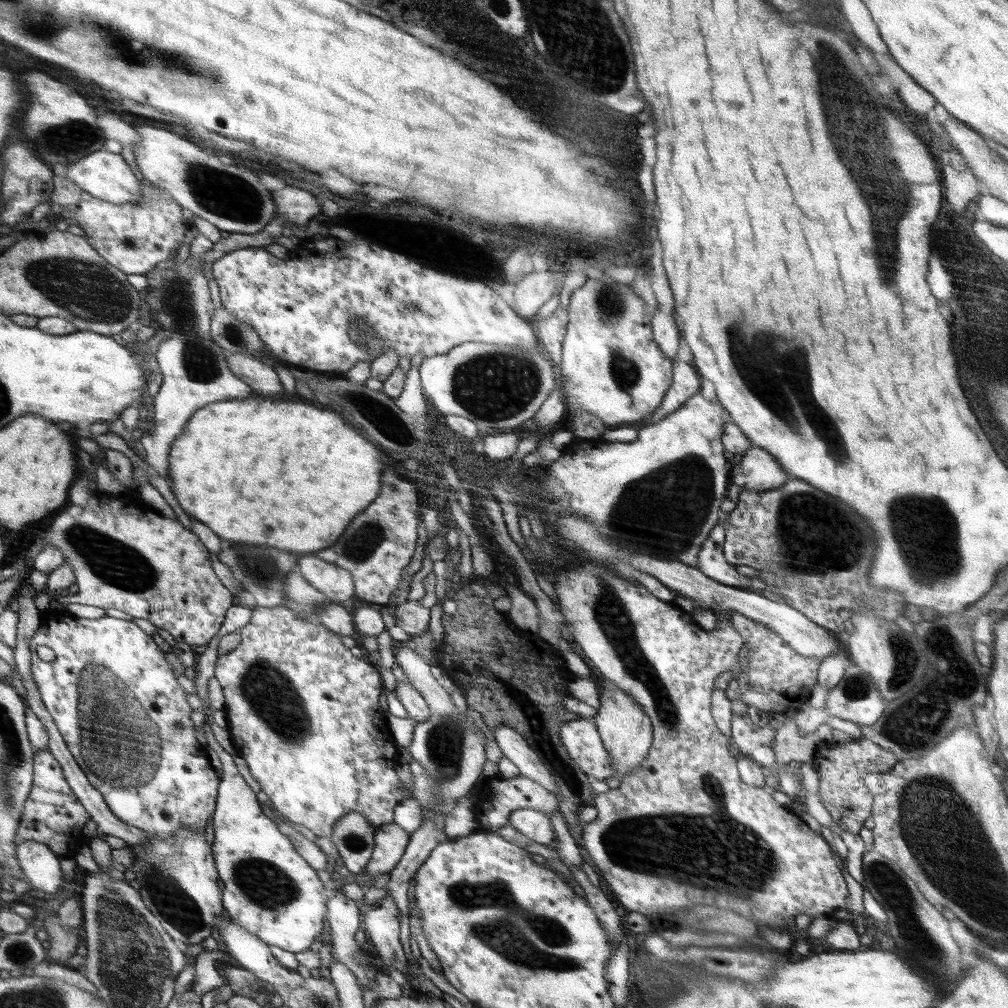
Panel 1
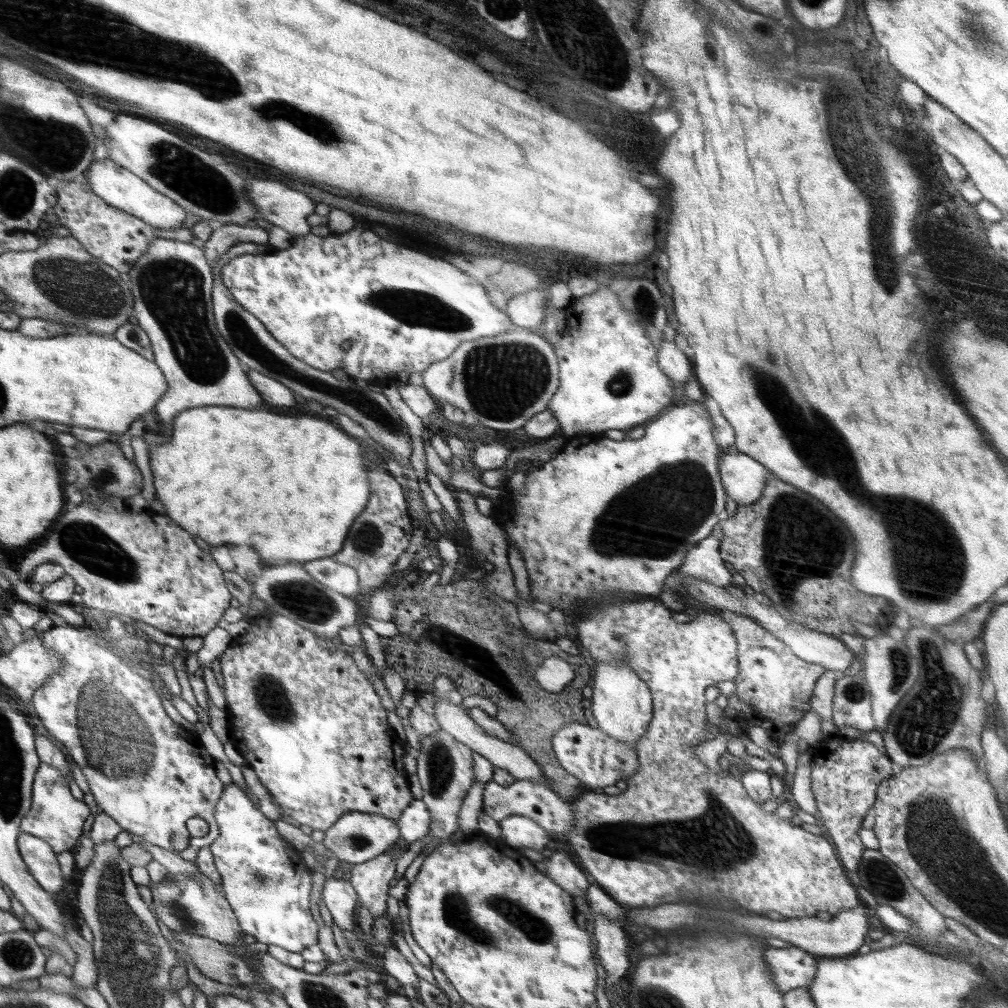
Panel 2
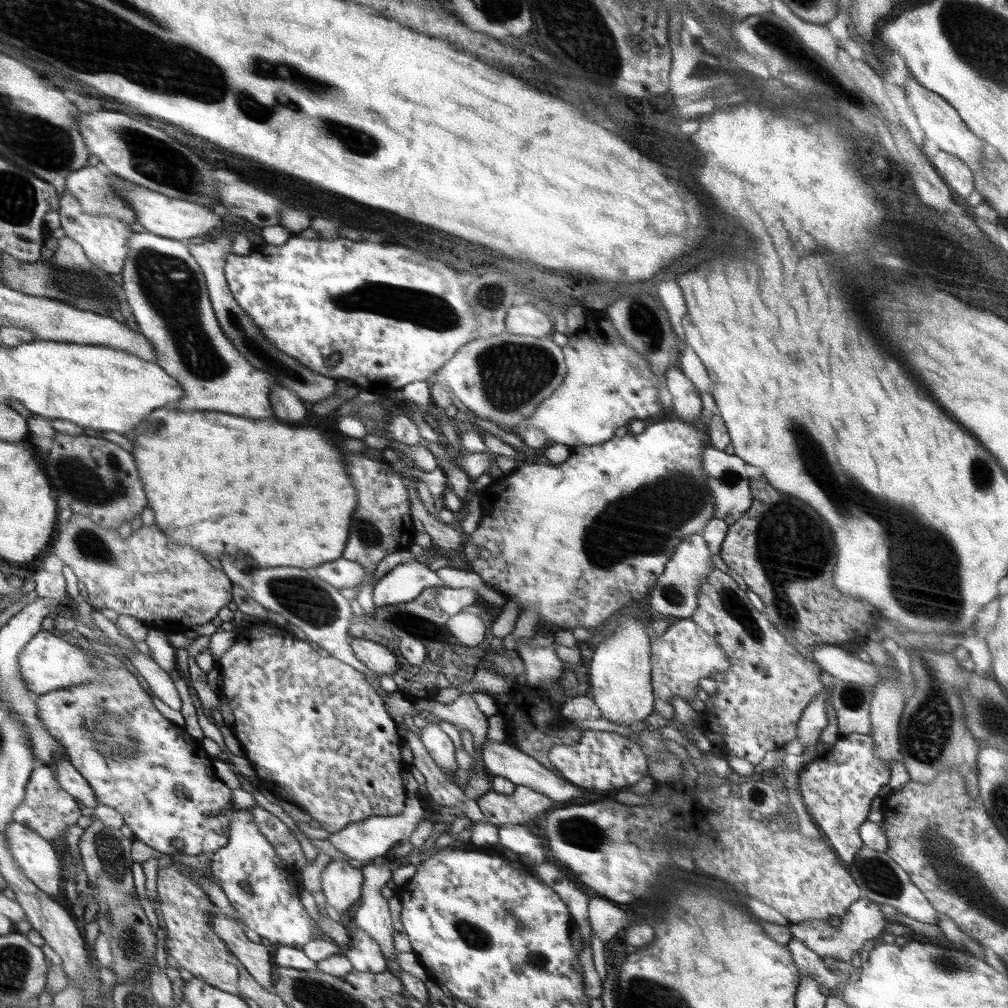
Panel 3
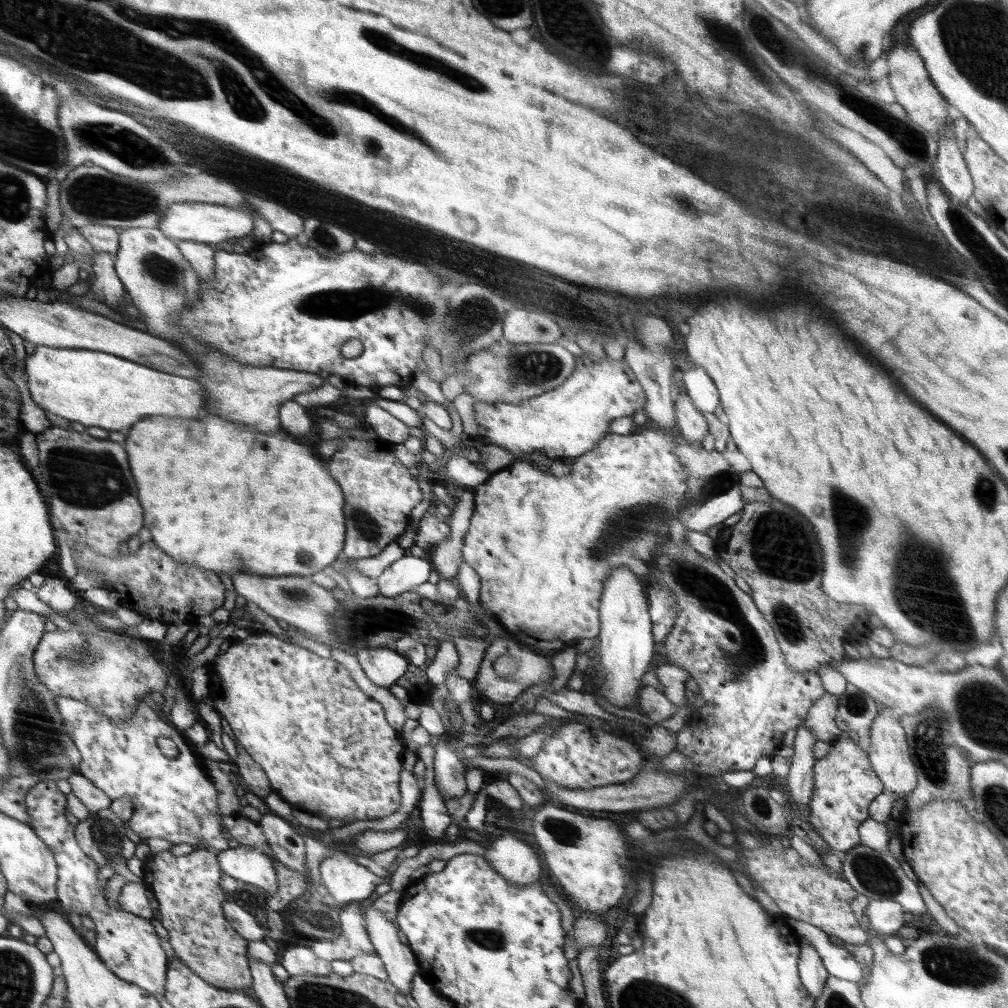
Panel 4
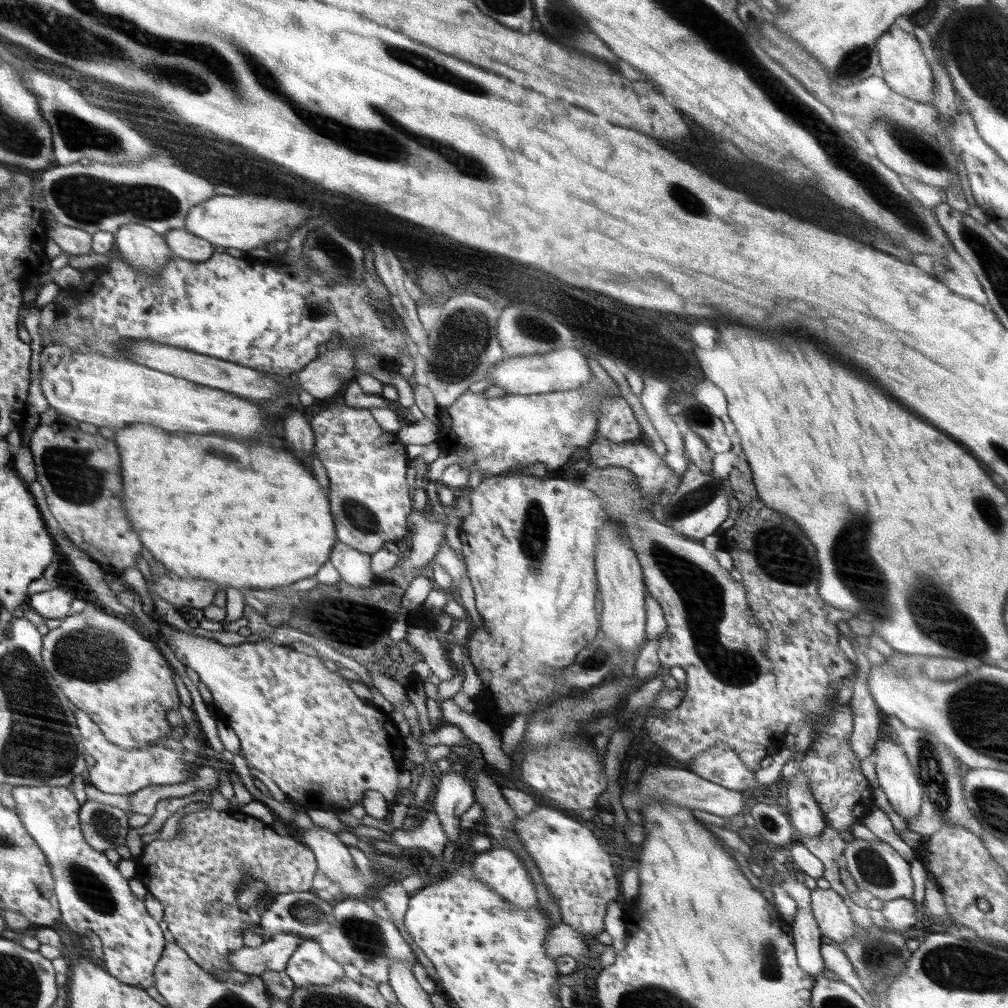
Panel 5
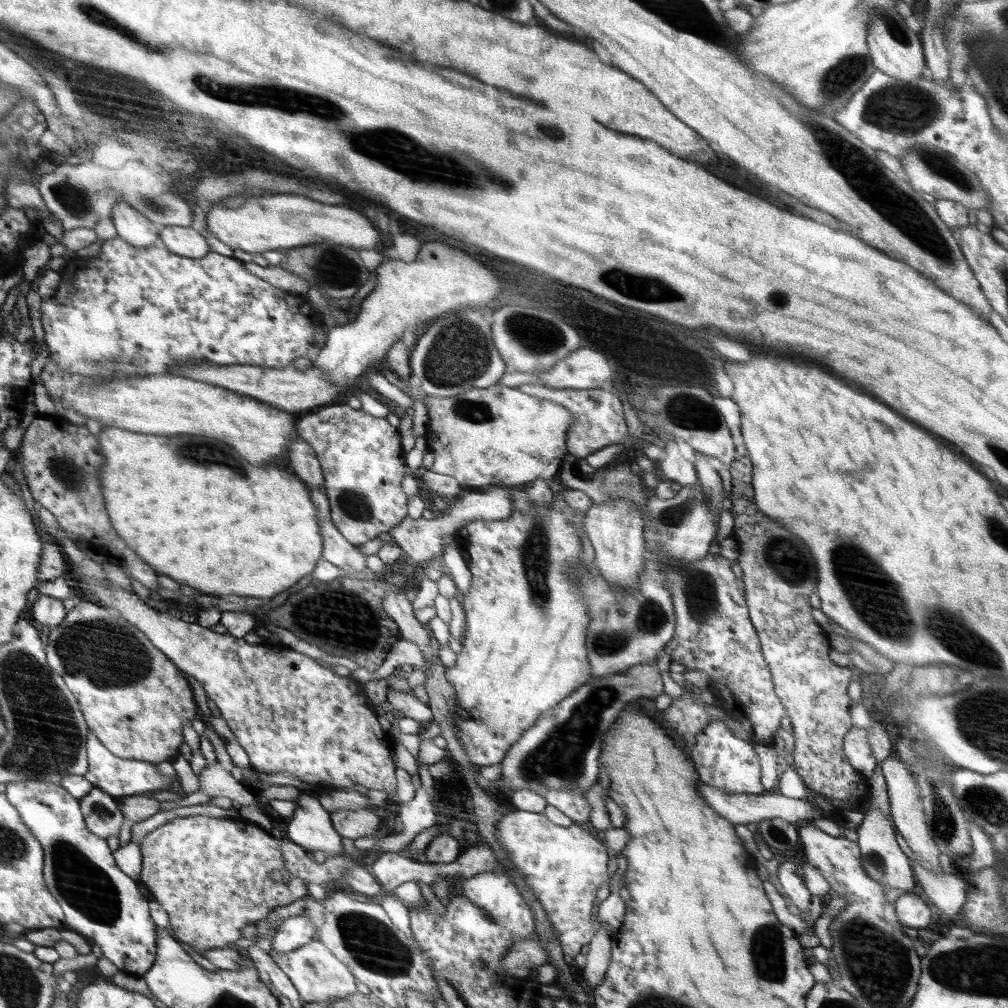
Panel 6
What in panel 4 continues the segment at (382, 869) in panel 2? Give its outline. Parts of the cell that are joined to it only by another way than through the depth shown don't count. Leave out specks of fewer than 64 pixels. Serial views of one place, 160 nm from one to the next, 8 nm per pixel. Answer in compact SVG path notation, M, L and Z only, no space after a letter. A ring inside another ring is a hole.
M373 904L363 910L370 940L386 967L384 970L388 974L389 981L405 996L411 994L412 979L420 973L416 954L400 941L397 925L388 921L382 911L378 911Z

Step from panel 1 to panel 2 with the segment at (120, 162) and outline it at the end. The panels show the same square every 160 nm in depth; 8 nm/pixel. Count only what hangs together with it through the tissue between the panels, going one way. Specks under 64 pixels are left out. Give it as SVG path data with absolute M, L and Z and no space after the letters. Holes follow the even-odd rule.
M109 158L101 161L95 159L94 165L90 166L90 170L85 174L88 177L90 190L100 198L105 199L110 207L116 207L118 210L126 211L136 218L141 218L150 226L176 229L182 227L184 220L186 220L187 210L182 205L178 205L165 194L160 194L145 179L140 178Z

